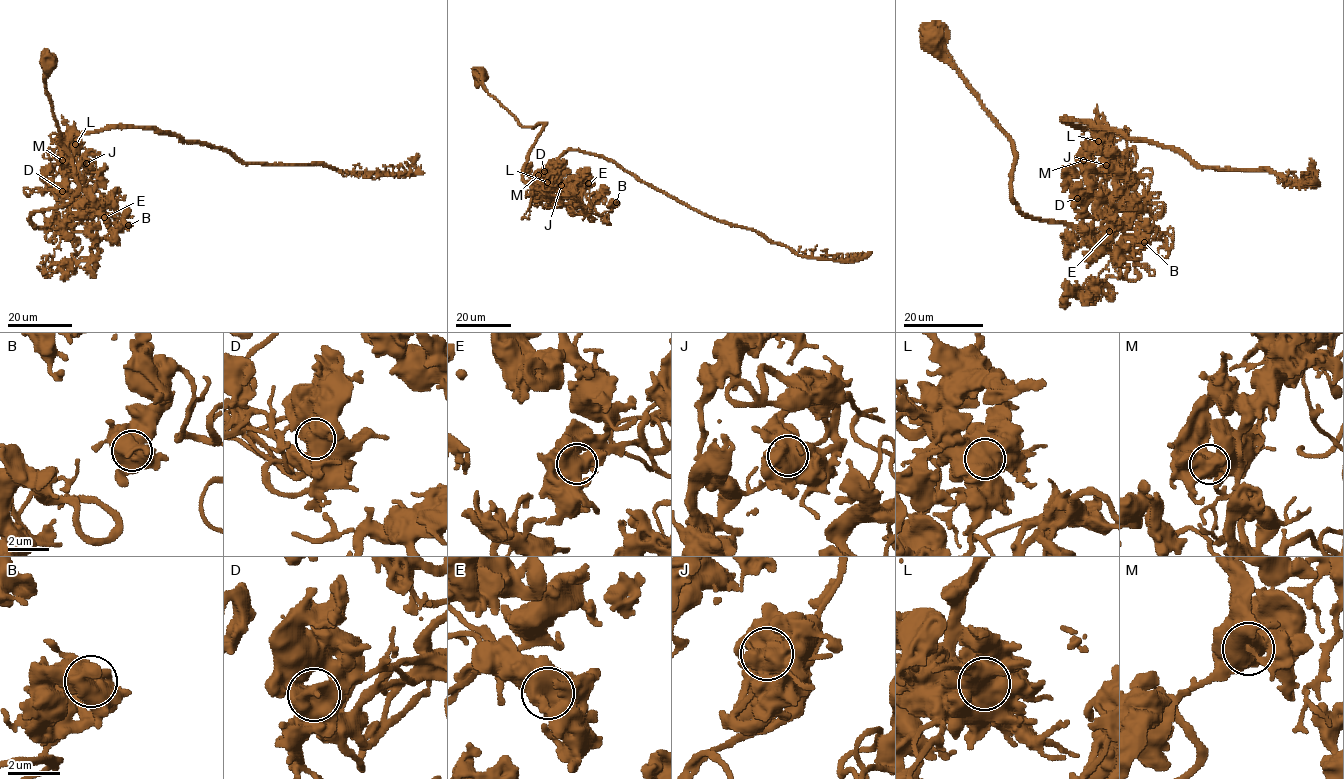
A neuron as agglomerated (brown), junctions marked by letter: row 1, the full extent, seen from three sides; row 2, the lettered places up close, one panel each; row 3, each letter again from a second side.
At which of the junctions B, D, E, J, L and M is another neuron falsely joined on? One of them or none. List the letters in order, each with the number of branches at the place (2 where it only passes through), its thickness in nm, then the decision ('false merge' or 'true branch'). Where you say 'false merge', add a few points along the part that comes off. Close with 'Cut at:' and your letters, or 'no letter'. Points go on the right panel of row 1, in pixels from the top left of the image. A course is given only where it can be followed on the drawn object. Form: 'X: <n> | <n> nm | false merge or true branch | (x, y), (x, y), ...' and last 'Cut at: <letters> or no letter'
B: 1 | 1200 nm | true branch
D: 1 | 1100 nm | true branch
E: 2 | 750 nm | true branch
J: 2 | 750 nm | true branch
L: 1 | 1650 nm | false merge | (1097, 141), (1091, 127), (1064, 120), (1167, 145), (1197, 166), (1267, 169), (1318, 182), (1310, 159)
M: 1 | 1100 nm | true branch
Cut at: L

